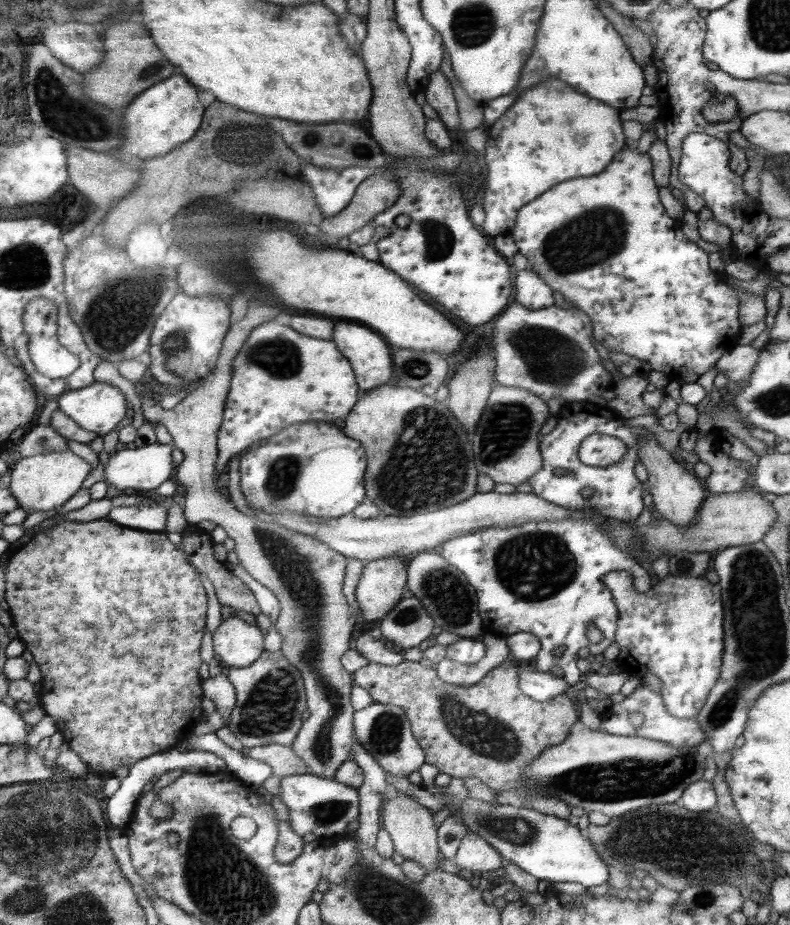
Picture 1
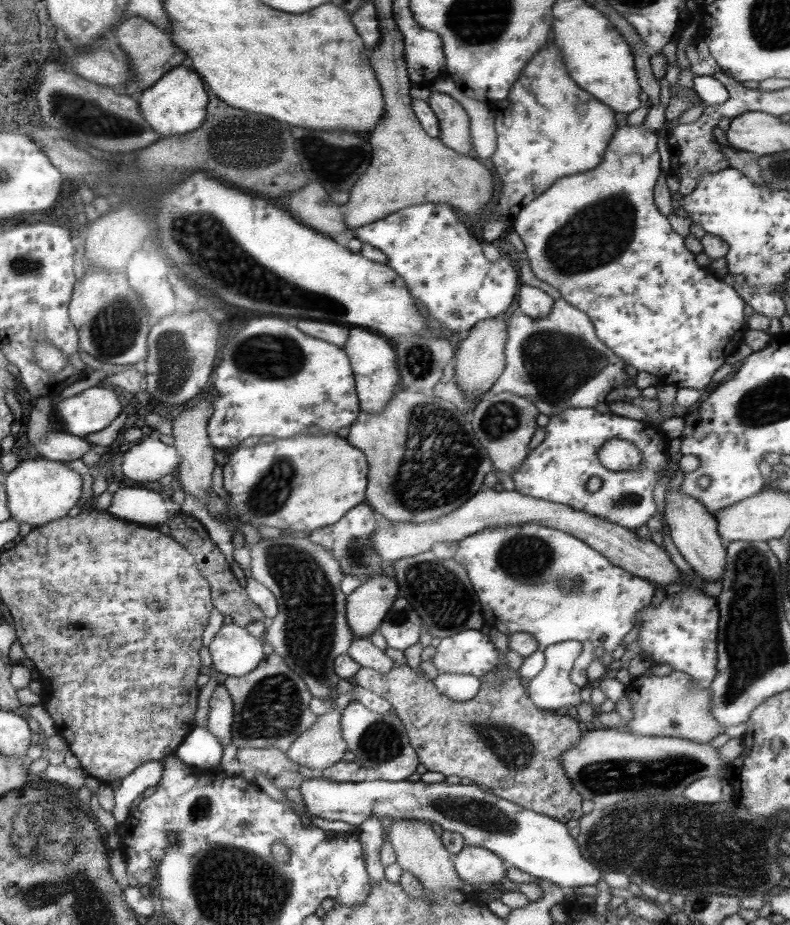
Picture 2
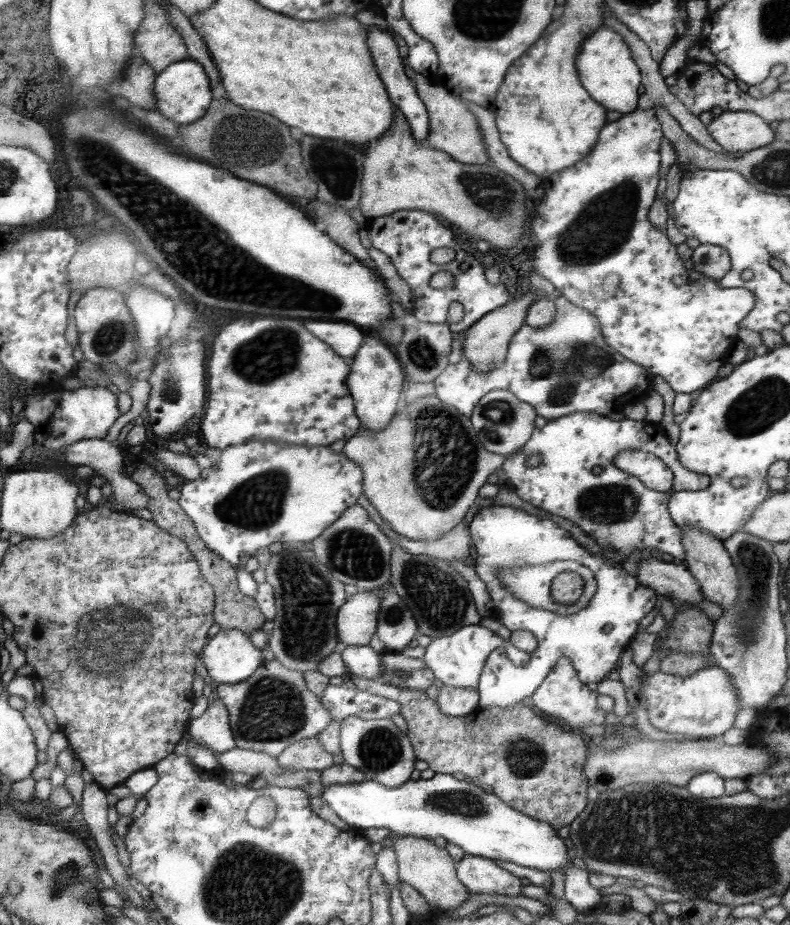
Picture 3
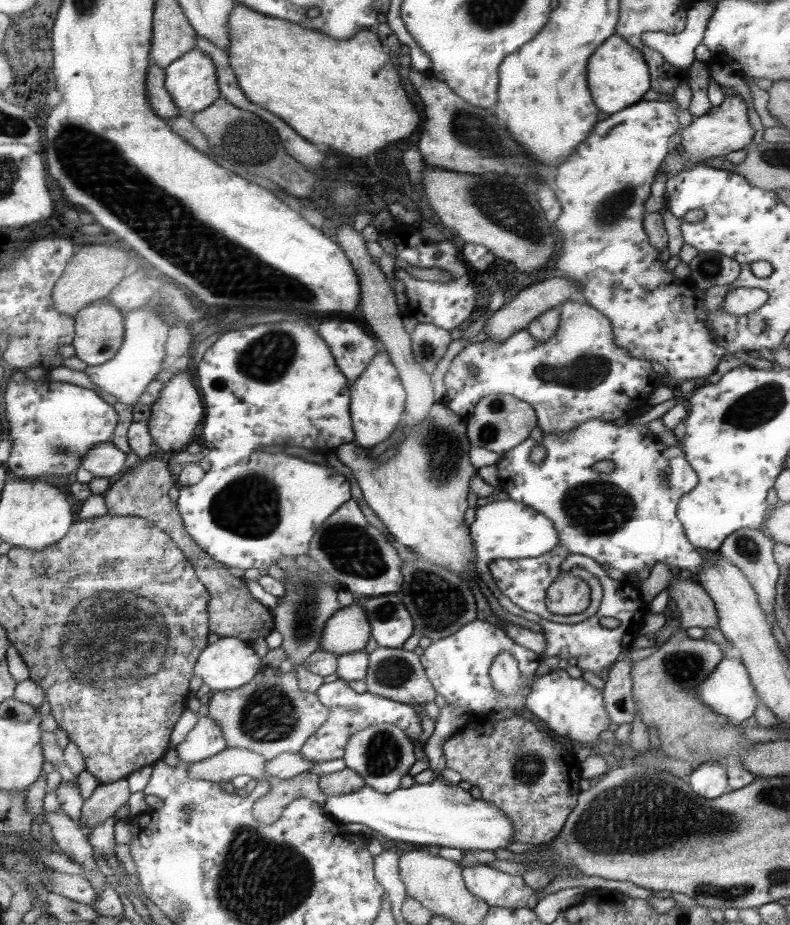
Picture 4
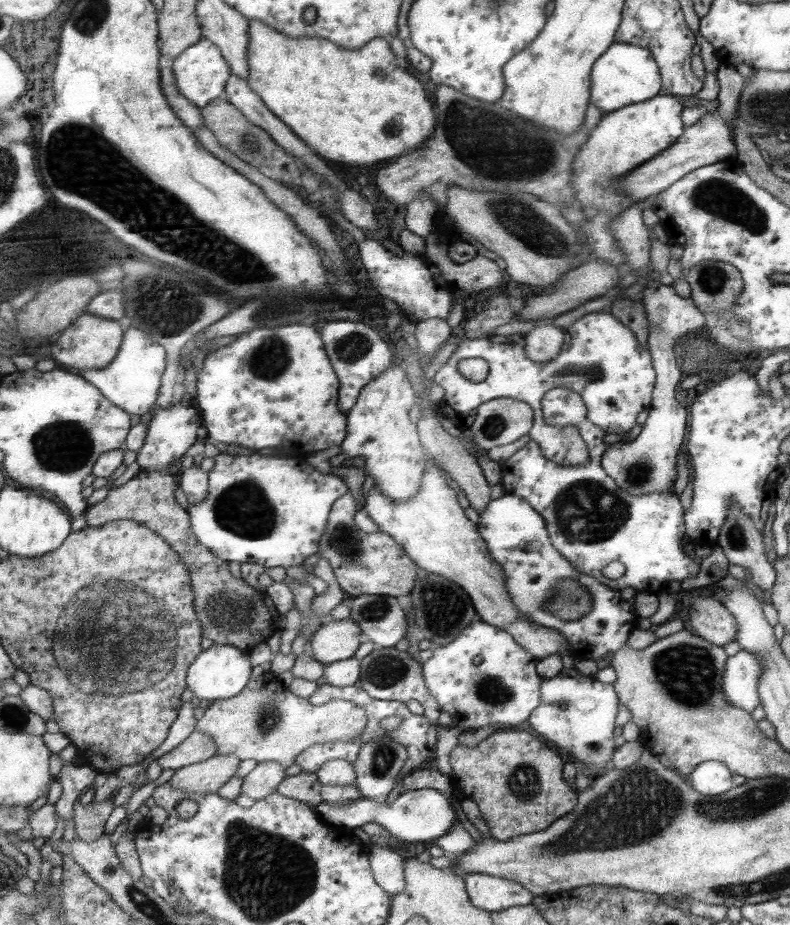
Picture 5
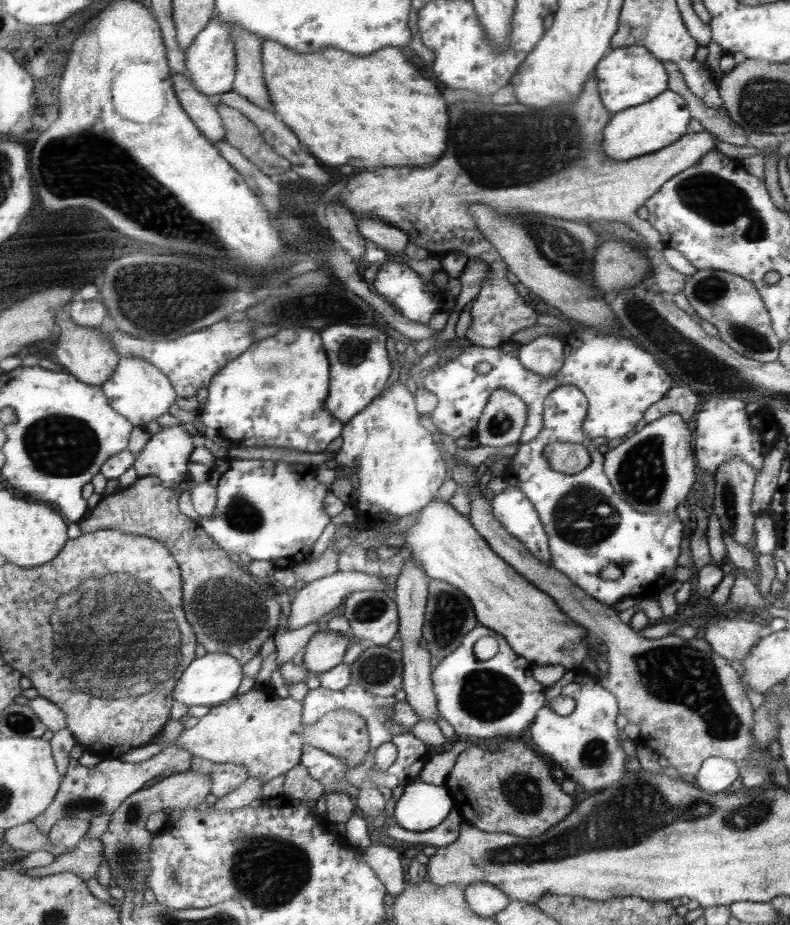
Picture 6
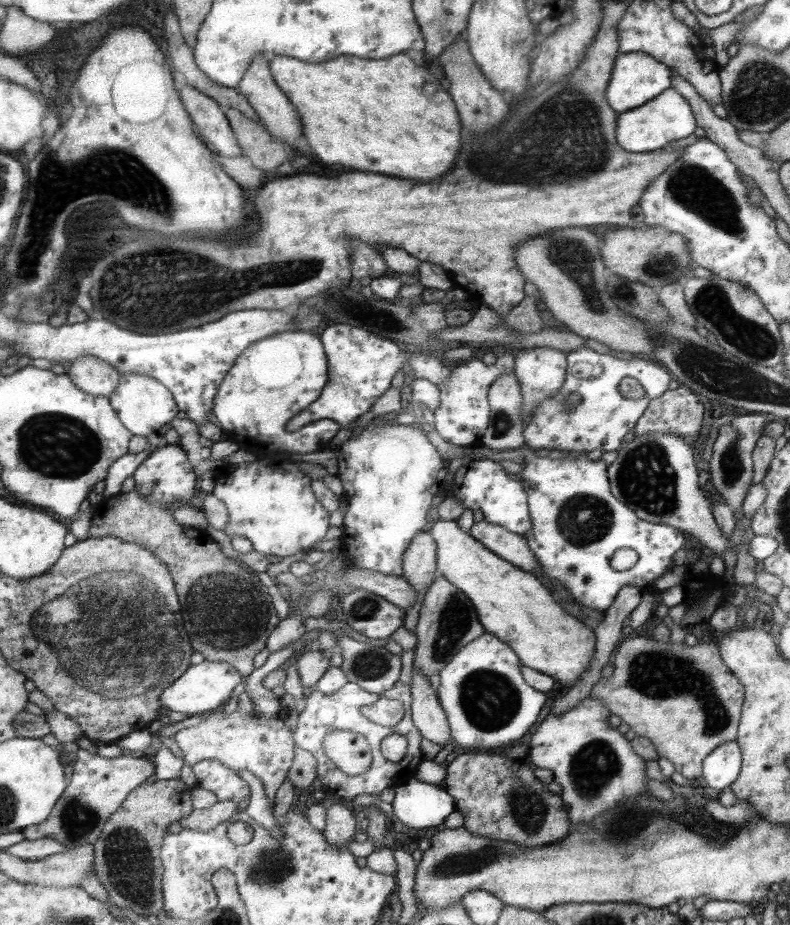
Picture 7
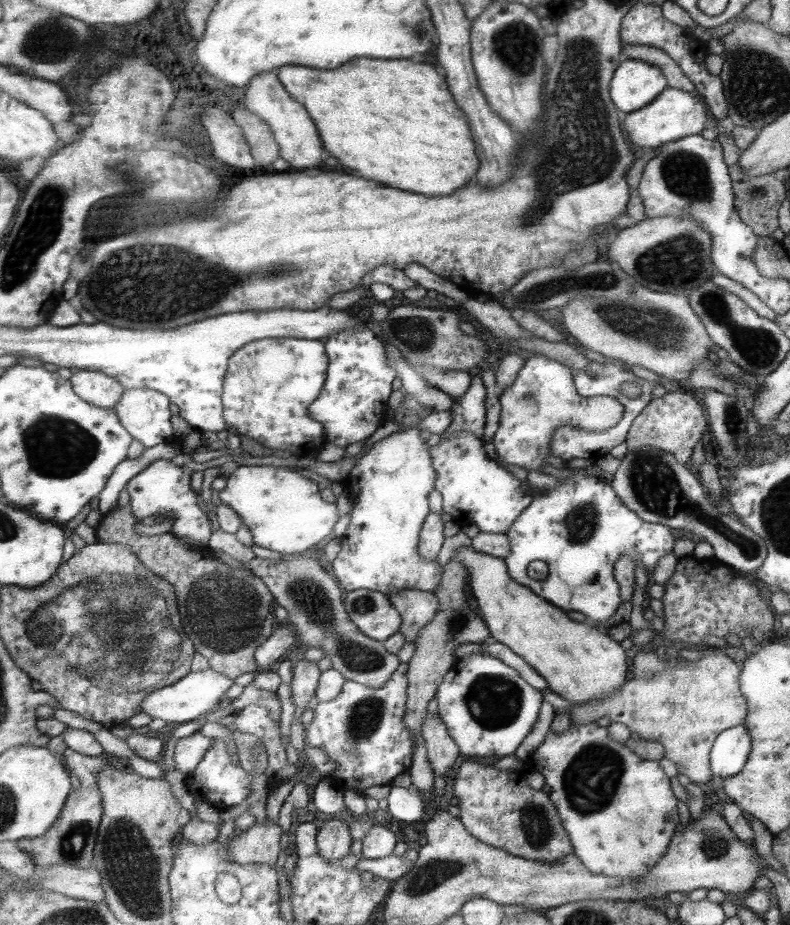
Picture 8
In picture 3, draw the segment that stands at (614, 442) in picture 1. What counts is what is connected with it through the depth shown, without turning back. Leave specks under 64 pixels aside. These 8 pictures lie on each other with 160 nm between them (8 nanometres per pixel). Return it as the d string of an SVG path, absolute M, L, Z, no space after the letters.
M623 451L616 457L616 468L635 475L646 487L657 492L670 492L672 472L653 454Z

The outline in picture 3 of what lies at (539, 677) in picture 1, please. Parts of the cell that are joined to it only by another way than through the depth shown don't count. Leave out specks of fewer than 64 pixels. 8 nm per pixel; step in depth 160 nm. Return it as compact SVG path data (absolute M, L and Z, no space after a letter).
M561 657L527 702L532 704L535 709L541 710L546 716L559 718L559 720L567 722L571 728L580 729L589 724L595 724L595 726L603 724L606 712L601 710L596 702L597 695L595 691L587 689L585 684L580 681L576 668L569 663L569 659Z

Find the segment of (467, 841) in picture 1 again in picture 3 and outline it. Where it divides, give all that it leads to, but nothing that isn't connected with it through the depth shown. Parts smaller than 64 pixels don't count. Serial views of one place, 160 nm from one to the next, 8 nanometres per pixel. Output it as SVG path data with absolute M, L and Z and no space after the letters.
M465 853L456 866L456 878L469 894L522 896L519 877L511 875L492 859Z

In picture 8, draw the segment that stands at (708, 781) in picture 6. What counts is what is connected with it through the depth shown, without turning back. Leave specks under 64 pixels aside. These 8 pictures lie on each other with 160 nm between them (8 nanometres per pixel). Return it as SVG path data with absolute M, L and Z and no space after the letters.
M745 724L724 730L712 742L709 764L712 774L732 777L747 761L751 750L751 741Z

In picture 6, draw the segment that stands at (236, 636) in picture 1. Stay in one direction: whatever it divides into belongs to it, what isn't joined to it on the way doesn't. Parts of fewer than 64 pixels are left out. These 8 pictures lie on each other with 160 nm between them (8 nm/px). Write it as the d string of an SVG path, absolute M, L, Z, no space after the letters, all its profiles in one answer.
M221 652L207 653L205 656L197 657L189 666L188 670L176 684L173 698L181 704L190 706L216 707L224 702L231 701L235 697L235 690L242 678L242 667L231 654Z

